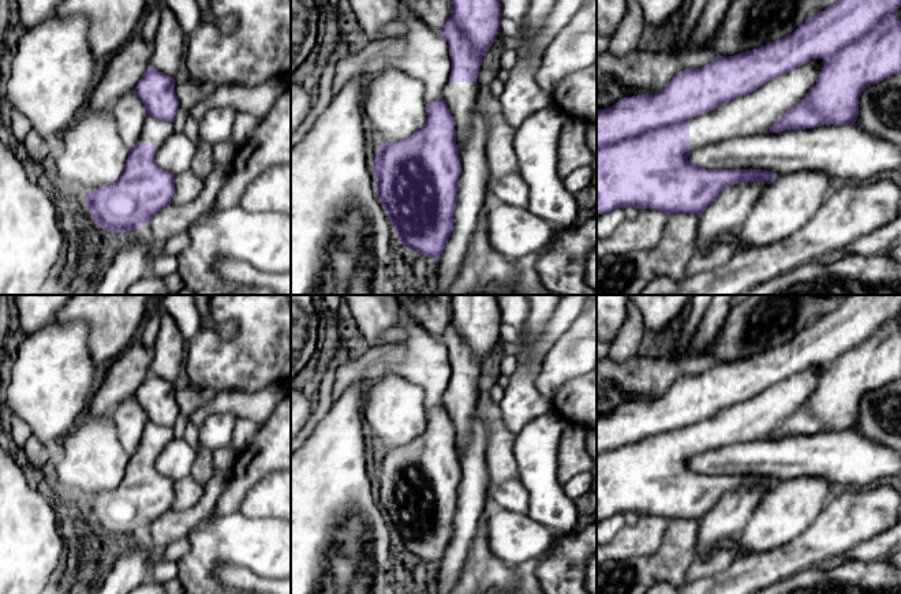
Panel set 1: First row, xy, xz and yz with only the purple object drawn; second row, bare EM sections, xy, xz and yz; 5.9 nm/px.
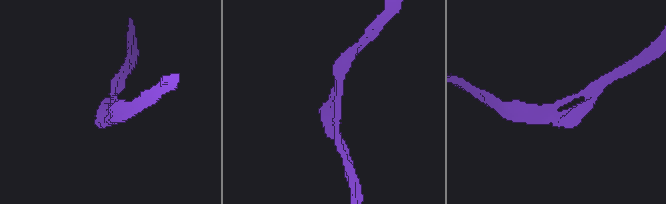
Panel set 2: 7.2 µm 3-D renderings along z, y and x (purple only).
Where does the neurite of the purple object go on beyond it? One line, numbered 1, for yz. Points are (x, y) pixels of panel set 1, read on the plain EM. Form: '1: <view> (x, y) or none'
1: yz (752, 419)

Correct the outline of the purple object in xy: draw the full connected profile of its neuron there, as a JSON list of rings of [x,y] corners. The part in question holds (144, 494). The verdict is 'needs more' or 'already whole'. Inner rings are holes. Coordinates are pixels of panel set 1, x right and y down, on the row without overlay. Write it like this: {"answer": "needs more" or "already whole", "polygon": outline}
{"answer": "needs more", "polygon": [[[150,371],[134,395],[149,419],[138,449],[130,456],[120,485],[85,503],[87,516],[102,537],[135,537],[172,509],[175,481],[160,474],[154,463],[173,440],[173,425],[180,412],[175,391],[172,382]]]}

